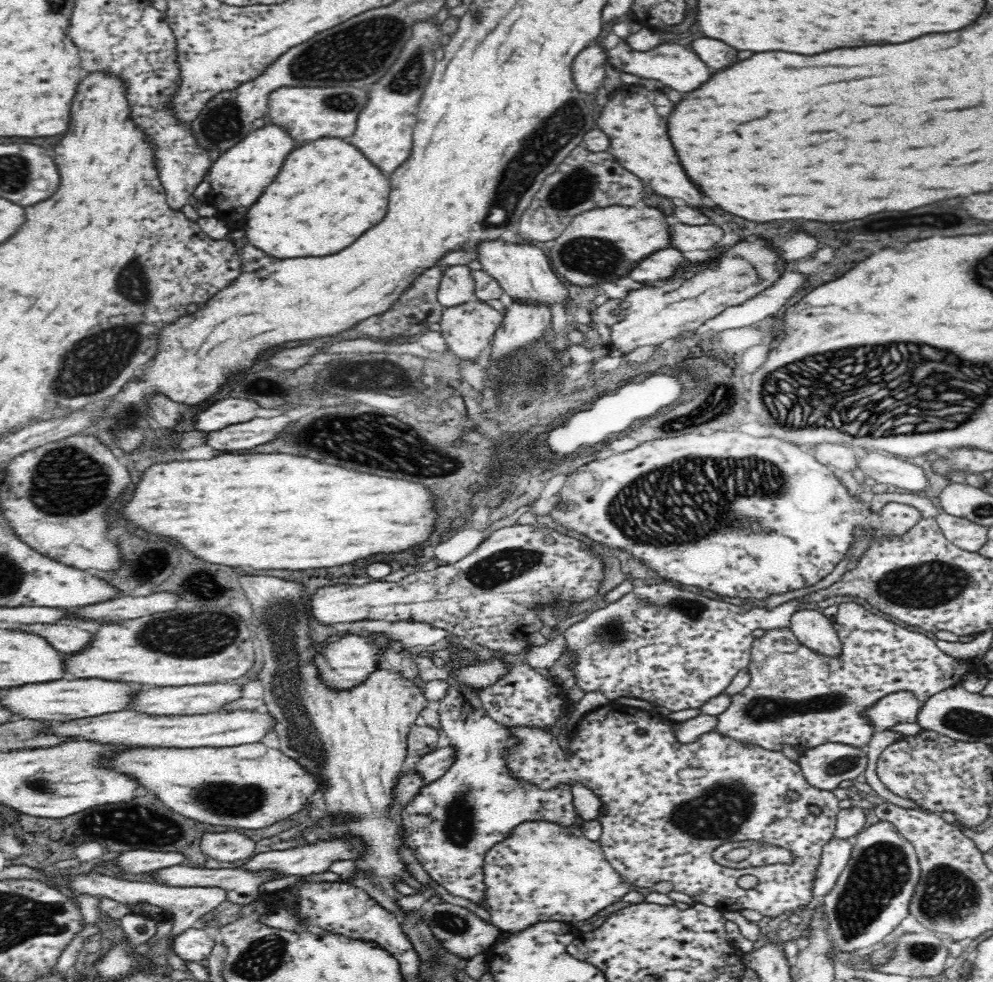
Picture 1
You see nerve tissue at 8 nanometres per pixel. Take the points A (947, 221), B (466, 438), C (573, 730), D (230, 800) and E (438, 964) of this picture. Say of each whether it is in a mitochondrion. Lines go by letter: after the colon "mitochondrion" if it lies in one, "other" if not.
A: other
B: other
C: other
D: mitochondrion
E: mitochondrion

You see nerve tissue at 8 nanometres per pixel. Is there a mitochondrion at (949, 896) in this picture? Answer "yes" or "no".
yes

